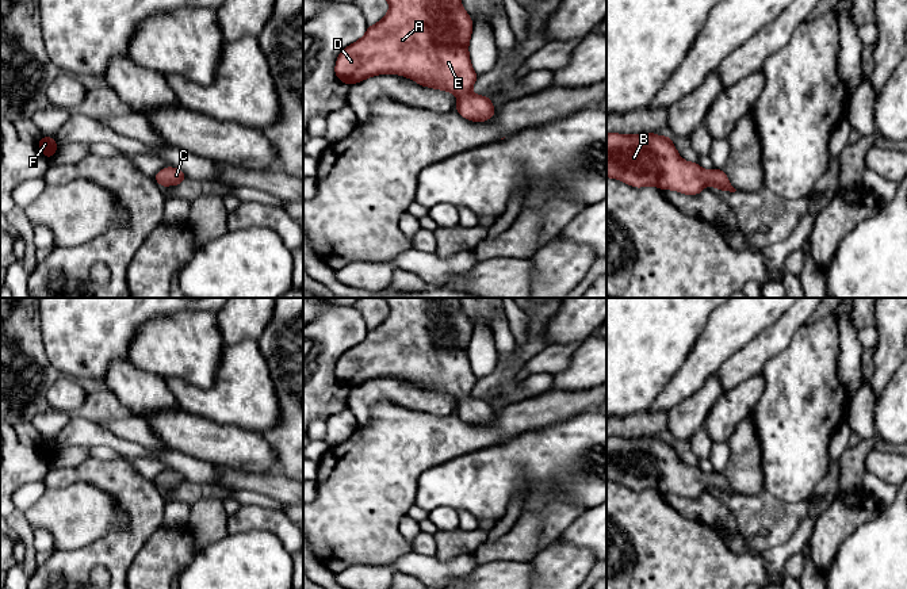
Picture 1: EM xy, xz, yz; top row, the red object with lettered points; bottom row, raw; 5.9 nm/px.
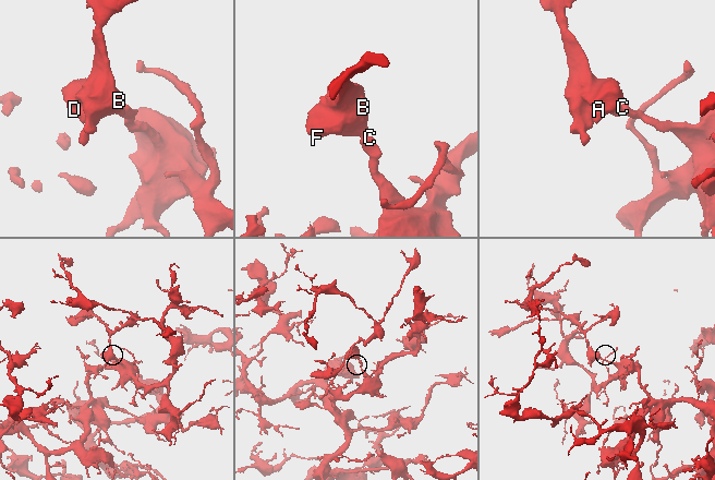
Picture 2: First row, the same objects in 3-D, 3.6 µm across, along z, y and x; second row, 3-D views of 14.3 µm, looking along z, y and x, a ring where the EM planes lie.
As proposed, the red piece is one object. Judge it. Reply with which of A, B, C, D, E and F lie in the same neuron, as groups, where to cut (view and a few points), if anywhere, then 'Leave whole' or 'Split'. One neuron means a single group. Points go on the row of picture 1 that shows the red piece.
Groups: A B C D E F. No split. Leave whole

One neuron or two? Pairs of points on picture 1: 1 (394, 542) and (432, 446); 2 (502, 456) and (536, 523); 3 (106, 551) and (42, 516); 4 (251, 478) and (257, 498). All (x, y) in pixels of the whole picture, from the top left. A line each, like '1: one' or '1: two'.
1: one
2: two
3: two
4: two

